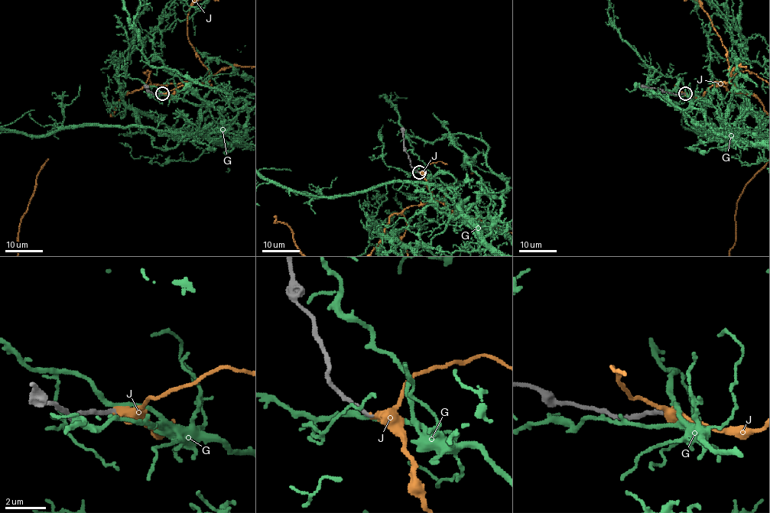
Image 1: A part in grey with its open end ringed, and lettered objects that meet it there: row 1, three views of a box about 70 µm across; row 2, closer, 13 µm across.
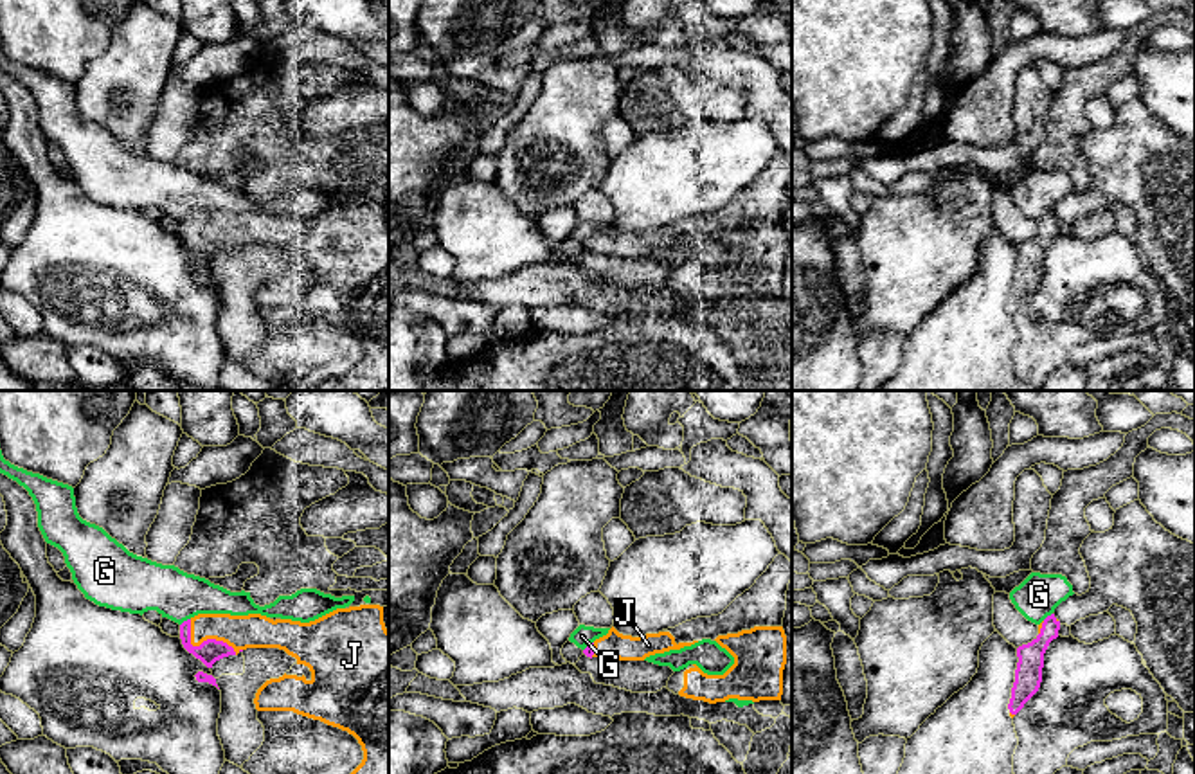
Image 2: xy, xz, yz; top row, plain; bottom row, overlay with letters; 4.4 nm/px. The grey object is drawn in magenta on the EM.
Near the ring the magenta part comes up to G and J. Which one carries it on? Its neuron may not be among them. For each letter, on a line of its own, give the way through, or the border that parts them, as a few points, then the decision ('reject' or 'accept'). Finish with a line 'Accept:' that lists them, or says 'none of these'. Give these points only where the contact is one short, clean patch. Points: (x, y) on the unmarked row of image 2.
G: border along xy (189, 215), (180, 222); reject
J: accept
Accept: J

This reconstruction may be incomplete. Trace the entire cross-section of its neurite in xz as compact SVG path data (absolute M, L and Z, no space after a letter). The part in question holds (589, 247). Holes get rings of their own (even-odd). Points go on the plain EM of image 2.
M614 223L606 232L587 241L583 250L587 254L601 256L619 256L619 257L644 257L650 252L664 250L669 247L680 247L691 243L693 239L675 239L675 234L669 229L646 230L641 234L623 232Z

